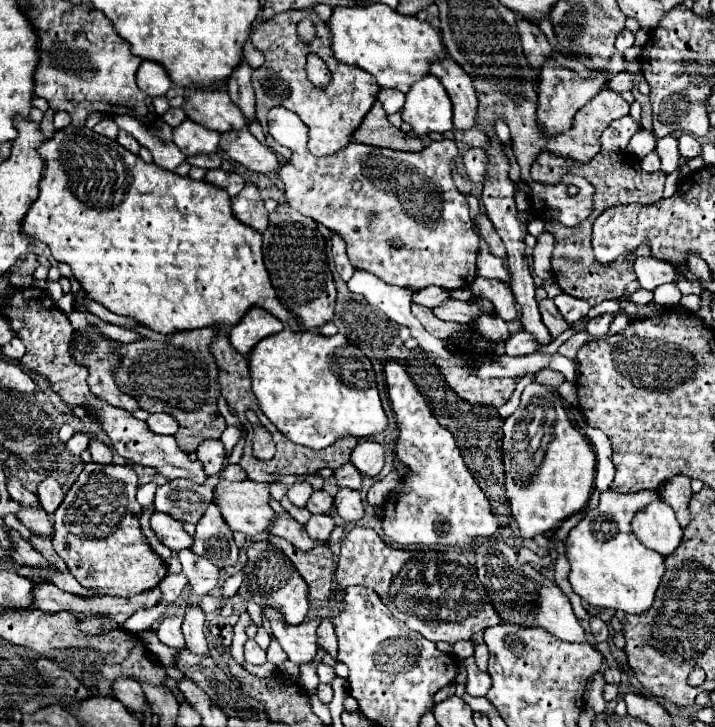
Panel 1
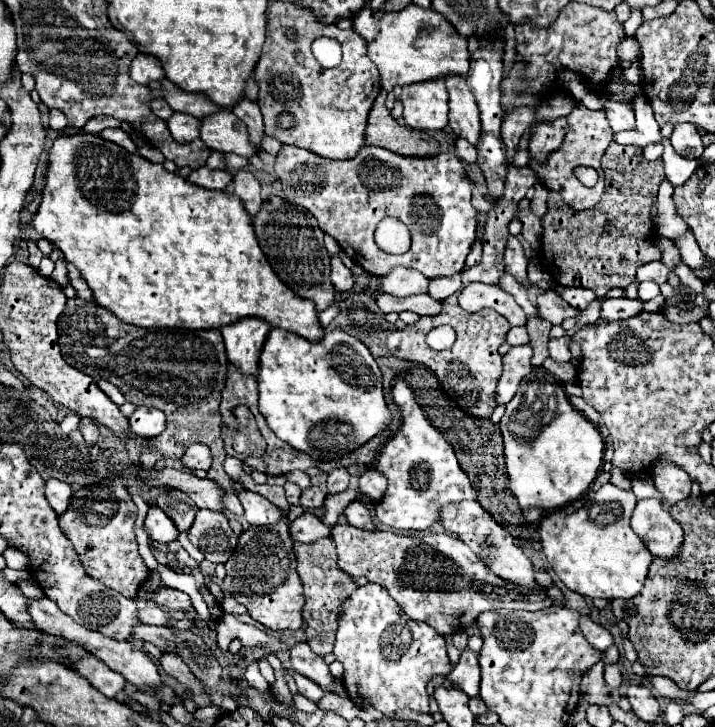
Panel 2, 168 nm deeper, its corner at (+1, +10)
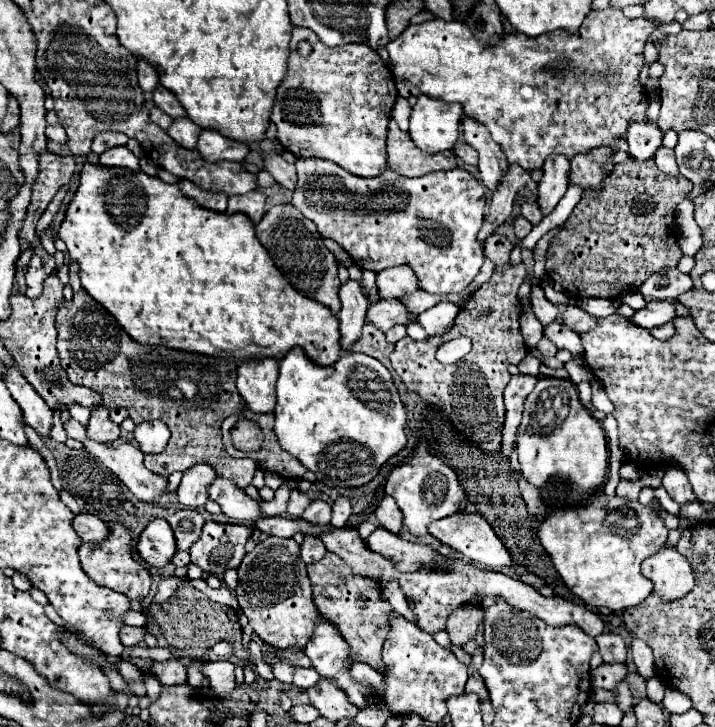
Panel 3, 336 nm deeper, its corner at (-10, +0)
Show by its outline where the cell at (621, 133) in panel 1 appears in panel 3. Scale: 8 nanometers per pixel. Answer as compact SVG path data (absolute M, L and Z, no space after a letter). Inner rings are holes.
M654 122L632 124L632 128L628 128L630 156L640 162L652 160L656 156L656 150L662 146L662 138L664 132Z

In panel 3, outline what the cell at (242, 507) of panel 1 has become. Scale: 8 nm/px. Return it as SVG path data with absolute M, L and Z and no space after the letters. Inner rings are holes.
M70 418L68 422L64 422L64 430L66 430L68 438L74 438L74 440L82 442L84 450L86 450L90 456L94 456L96 460L100 460L114 476L118 476L118 480L124 482L124 484L128 486L128 490L130 490L138 500L150 502L150 500L154 500L156 496L162 496L162 494L164 494L164 490L166 490L166 486L168 486L168 480L166 480L164 476L160 476L160 474L150 472L150 470L144 466L144 454L142 454L136 446L132 446L132 444L112 446L112 444L94 442L94 440L90 440L90 438L86 436L86 428L84 428L82 424L78 424L76 420L72 420L72 418Z

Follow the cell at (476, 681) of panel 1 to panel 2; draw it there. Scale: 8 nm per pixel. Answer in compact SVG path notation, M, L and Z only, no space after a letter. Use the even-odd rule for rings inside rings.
M469 648L463 650L459 664L453 668L453 672L447 678L455 682L467 696L479 696L479 680L481 680L479 656Z

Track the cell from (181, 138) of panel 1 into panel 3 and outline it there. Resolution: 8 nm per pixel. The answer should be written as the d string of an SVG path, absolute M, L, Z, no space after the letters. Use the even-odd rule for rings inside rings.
M178 118L172 122L172 126L166 132L182 148L194 148L200 128L196 128L196 124L192 124L188 118Z

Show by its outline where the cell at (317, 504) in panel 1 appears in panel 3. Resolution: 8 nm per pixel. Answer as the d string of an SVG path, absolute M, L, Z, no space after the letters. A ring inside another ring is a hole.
M314 500L302 514L302 520L310 522L310 524L330 524L330 504L326 504L324 500Z

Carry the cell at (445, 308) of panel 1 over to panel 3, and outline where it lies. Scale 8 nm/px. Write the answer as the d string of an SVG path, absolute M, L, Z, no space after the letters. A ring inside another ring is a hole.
M382 298L382 300L374 302L374 304L370 304L368 312L366 312L366 320L372 322L382 332L390 330L396 324L410 324L410 322L414 322L408 316L404 304L400 304L394 298Z

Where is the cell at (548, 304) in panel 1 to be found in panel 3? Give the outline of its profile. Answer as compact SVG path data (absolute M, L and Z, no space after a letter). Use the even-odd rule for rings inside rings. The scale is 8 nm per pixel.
M568 306L566 312L562 314L562 322L568 328L572 328L574 332L578 332L578 334L582 334L586 330L592 330L598 324L598 320L594 316L590 316L588 312L580 310L578 306Z

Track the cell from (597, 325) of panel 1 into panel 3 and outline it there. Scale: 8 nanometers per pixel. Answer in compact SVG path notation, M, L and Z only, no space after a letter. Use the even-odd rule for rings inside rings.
M652 300L648 302L642 310L638 310L634 316L632 316L632 322L640 328L656 328L656 326L662 326L670 320L674 320L676 316L676 308L674 308L674 302L668 302L668 300Z

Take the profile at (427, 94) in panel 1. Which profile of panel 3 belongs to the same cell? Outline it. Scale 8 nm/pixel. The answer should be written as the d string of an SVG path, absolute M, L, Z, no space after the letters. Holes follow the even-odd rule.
M418 96L410 118L410 136L426 154L438 154L454 148L460 136L460 104L448 104L432 96Z

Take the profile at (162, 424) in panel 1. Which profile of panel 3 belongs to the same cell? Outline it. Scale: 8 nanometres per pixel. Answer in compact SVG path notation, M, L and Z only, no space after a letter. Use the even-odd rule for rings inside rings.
M150 420L148 424L138 424L134 430L134 438L138 442L138 448L144 454L160 454L170 438L170 432L166 424L160 424L160 420Z

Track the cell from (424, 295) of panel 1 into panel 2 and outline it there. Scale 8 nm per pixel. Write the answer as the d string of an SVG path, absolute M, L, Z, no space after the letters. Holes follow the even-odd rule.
M403 266L393 268L387 276L381 276L381 290L391 296L413 296L423 294L429 288L429 278L425 278L417 270L409 270Z

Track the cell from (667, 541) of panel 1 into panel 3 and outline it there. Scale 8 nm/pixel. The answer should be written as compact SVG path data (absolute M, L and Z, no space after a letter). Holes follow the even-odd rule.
M664 546L658 554L642 562L642 574L652 580L654 592L664 602L674 602L684 598L694 588L694 576L688 560L672 548Z

